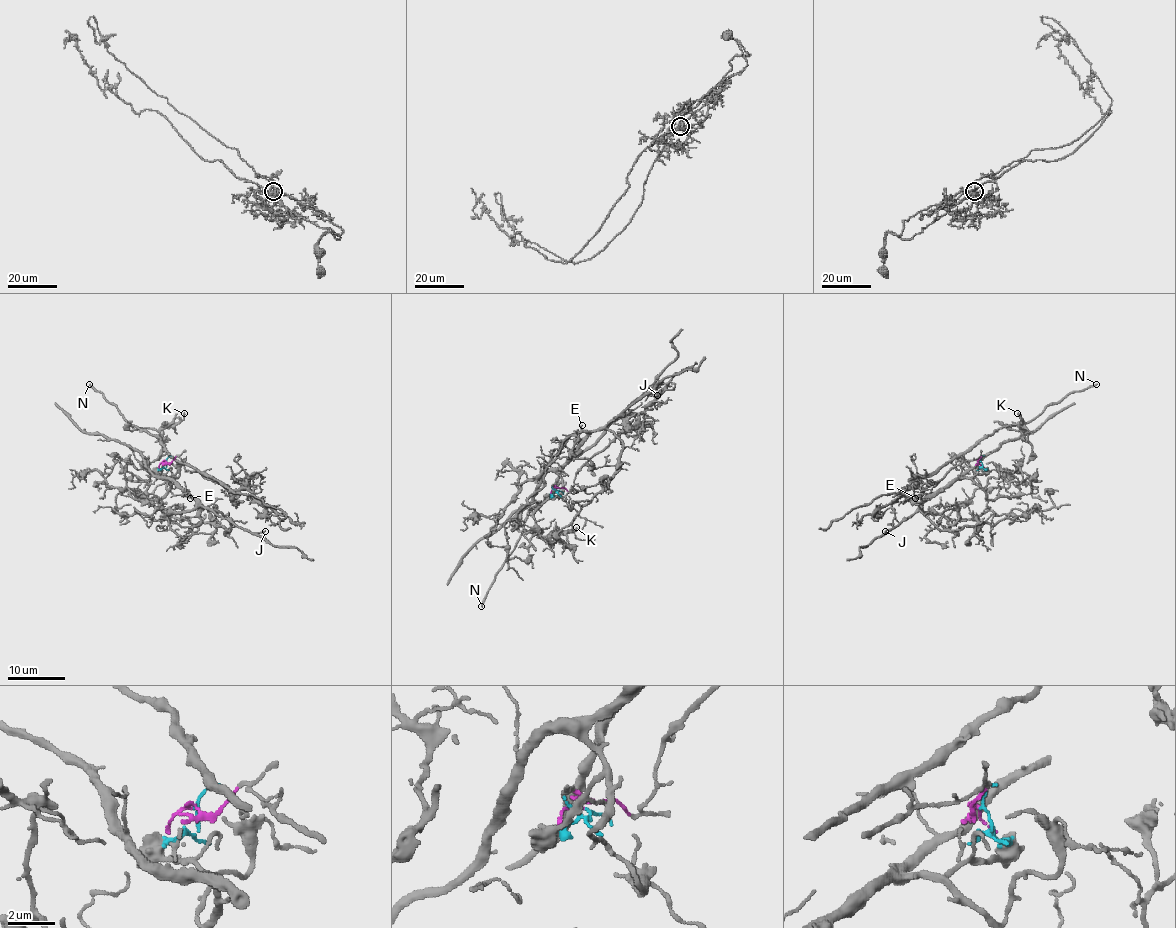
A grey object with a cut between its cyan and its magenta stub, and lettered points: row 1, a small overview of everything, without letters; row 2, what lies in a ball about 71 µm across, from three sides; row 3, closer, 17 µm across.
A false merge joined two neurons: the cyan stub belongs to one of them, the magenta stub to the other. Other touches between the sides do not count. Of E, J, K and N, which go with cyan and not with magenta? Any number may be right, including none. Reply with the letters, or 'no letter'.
E, J

